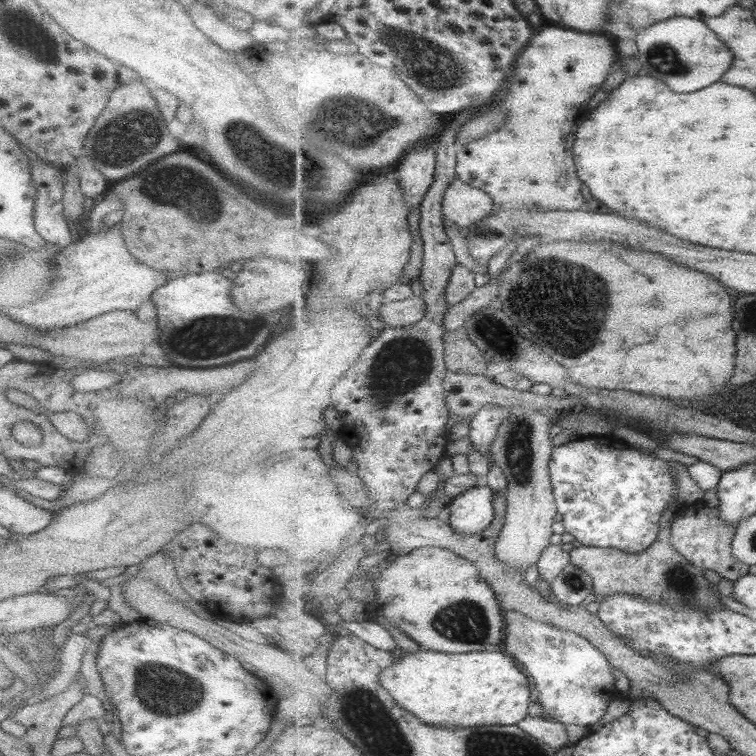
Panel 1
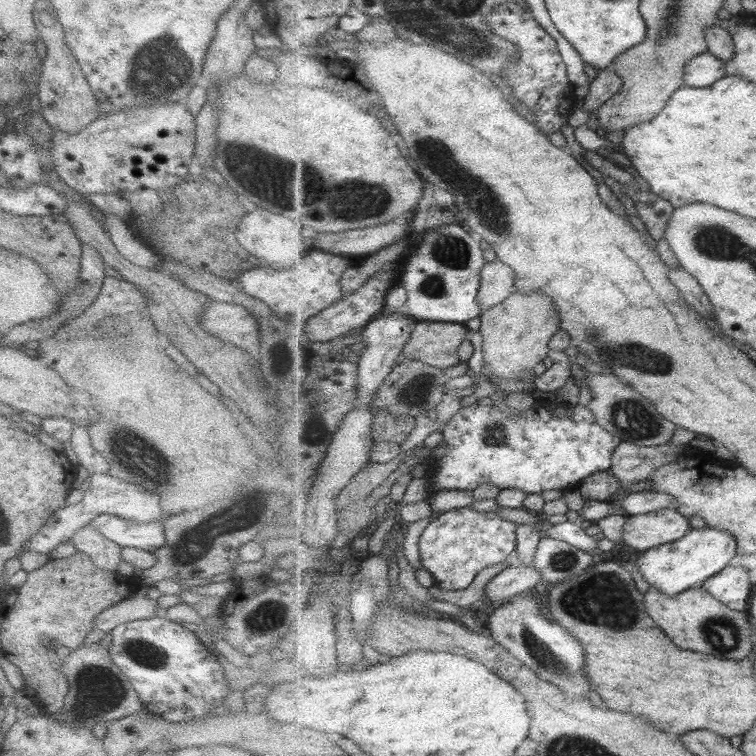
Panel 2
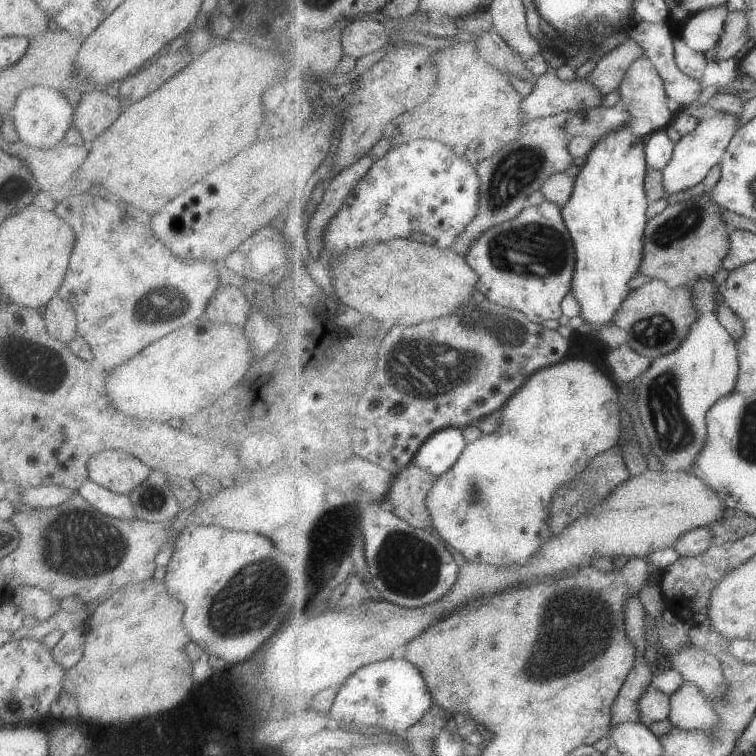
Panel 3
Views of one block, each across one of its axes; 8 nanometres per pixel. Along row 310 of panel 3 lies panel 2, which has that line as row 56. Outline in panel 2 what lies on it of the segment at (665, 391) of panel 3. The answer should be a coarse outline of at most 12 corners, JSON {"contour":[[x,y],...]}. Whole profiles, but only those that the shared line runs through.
{"contour":[[713,53],[694,57],[685,87],[707,88],[729,76]]}

